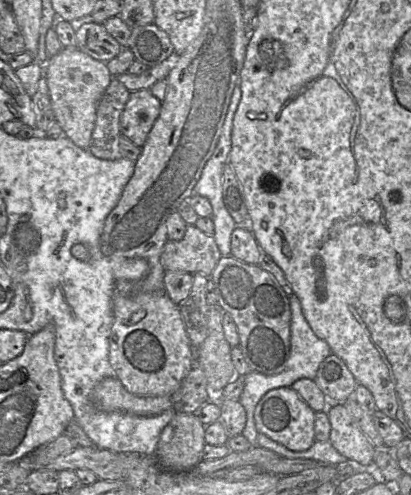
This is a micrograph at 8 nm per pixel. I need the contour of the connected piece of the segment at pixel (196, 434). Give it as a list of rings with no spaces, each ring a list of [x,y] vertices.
[[[176,412],[160,435],[156,456],[161,467],[170,472],[193,471],[203,460],[206,426],[195,414]]]

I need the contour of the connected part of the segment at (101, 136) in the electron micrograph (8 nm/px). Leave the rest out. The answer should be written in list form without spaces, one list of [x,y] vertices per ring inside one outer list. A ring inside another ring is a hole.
[[[113,78],[102,96],[88,148],[95,157],[111,161],[122,158],[119,148],[120,116],[130,93],[117,78]]]

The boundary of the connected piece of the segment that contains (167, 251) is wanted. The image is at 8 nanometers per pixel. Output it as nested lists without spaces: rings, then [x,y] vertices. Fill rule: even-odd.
[[[187,225],[181,240],[168,240],[165,243],[160,263],[165,271],[210,277],[221,257],[213,236],[205,234],[194,225]]]

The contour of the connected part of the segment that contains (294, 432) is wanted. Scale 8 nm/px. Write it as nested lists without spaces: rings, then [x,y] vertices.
[[[280,387],[268,391],[259,401],[254,412],[257,430],[292,451],[306,451],[316,441],[316,412],[292,387]]]

